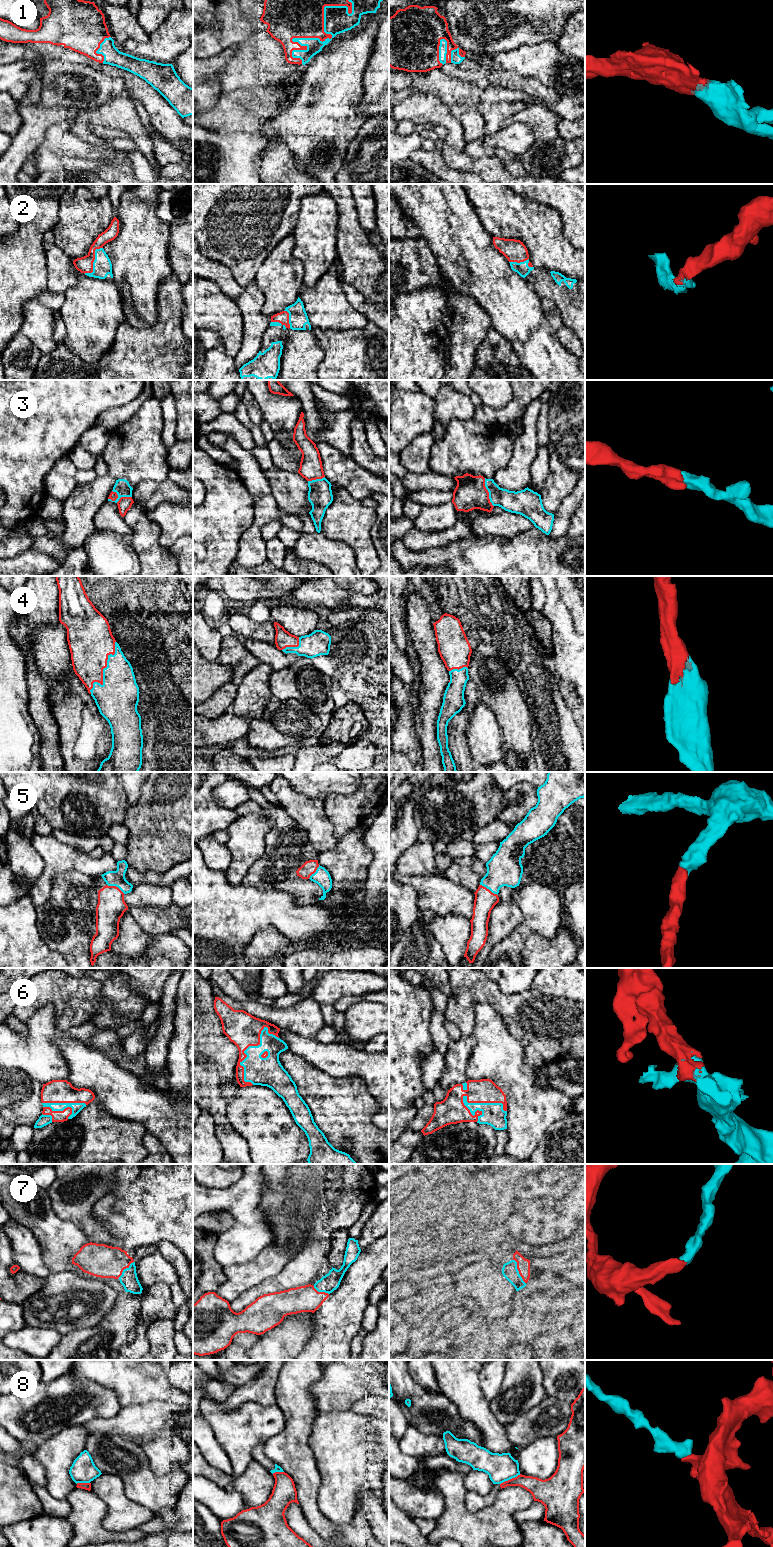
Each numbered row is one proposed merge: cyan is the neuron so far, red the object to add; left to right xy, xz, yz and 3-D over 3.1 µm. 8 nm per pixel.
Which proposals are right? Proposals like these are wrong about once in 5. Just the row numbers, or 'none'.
1, 2, 3, 4, 5, 6, 7

